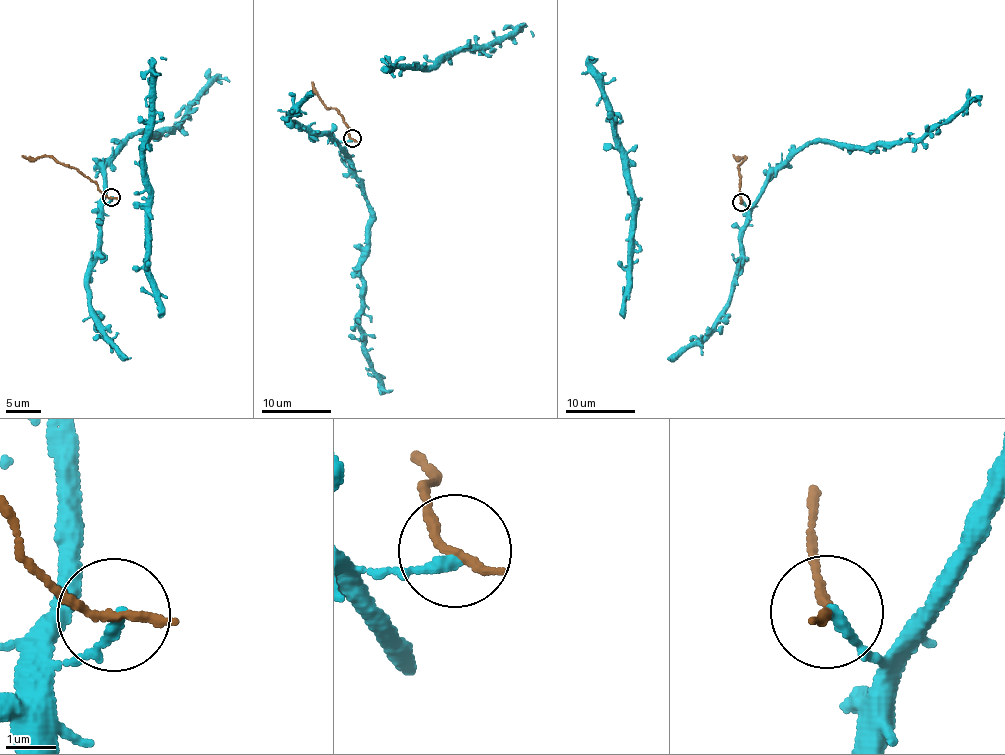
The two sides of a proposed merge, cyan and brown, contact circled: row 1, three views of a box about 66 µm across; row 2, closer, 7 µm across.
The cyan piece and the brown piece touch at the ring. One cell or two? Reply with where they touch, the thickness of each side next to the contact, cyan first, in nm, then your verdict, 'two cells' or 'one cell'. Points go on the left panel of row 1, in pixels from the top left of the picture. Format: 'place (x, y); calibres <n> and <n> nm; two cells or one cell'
place (111, 197); calibres 200 and 200 nm; two cells

